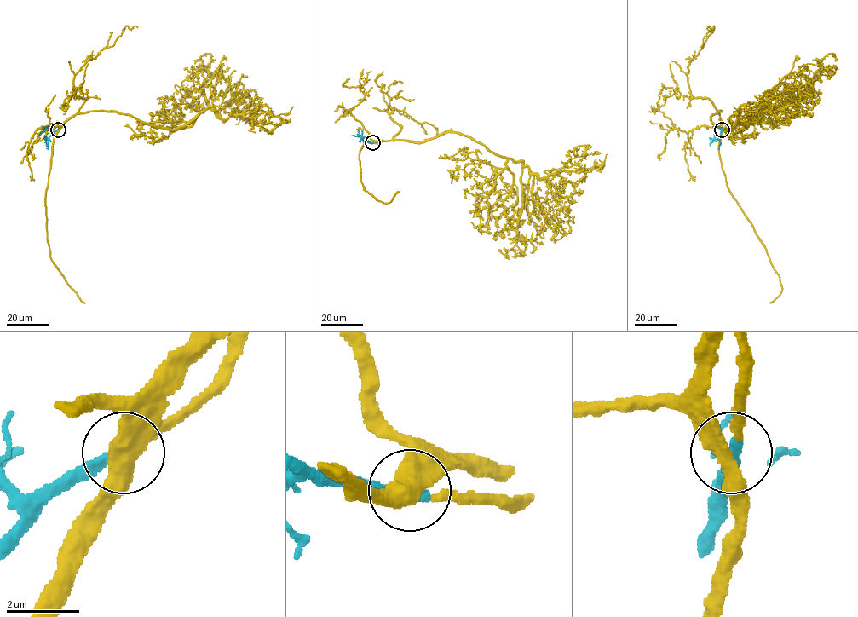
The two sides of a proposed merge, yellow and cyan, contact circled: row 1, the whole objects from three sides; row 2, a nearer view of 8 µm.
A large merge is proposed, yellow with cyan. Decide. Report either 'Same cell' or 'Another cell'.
Same cell

